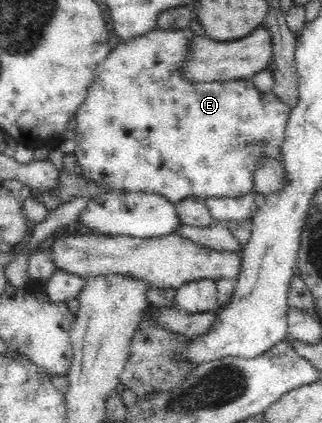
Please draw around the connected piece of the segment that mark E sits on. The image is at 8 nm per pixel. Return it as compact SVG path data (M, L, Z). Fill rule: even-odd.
M190 27L184 30L154 28L154 30L150 30L150 32L142 34L142 36L134 36L130 40L119 40L114 50L111 50L108 56L97 66L84 102L77 108L74 116L77 120L77 127L73 130L76 142L74 153L77 159L77 166L80 167L84 179L117 191L162 194L169 202L176 205L189 197L204 200L212 197L241 198L246 194L254 193L253 177L257 170L257 164L266 158L282 162L282 151L280 150L282 150L282 142L284 142L285 138L286 124L293 108L282 102L272 91L262 93L256 90L251 80L190 82L189 79L181 76L181 66L187 59L187 54L191 47L191 38L194 35Z

